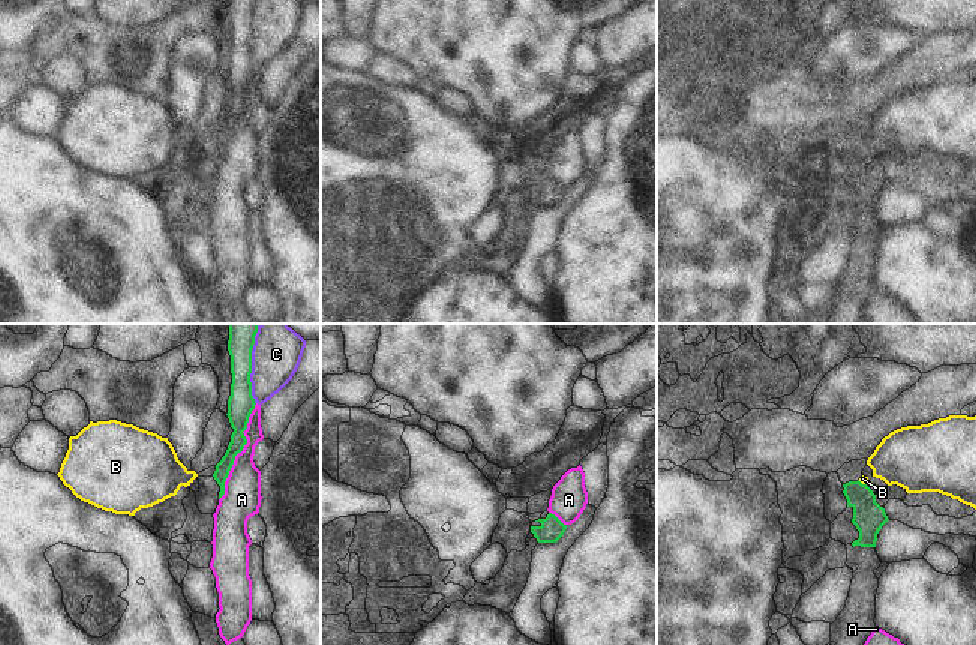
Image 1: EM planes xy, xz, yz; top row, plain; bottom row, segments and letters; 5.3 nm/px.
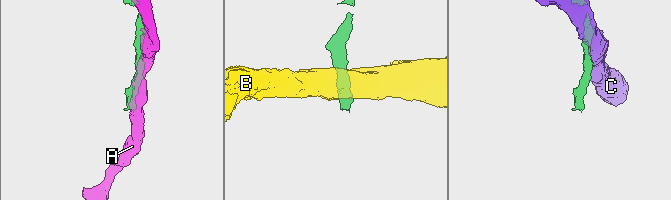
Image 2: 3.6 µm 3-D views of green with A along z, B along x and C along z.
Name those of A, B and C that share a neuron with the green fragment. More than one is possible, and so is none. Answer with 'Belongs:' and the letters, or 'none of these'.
Belongs: none of these

